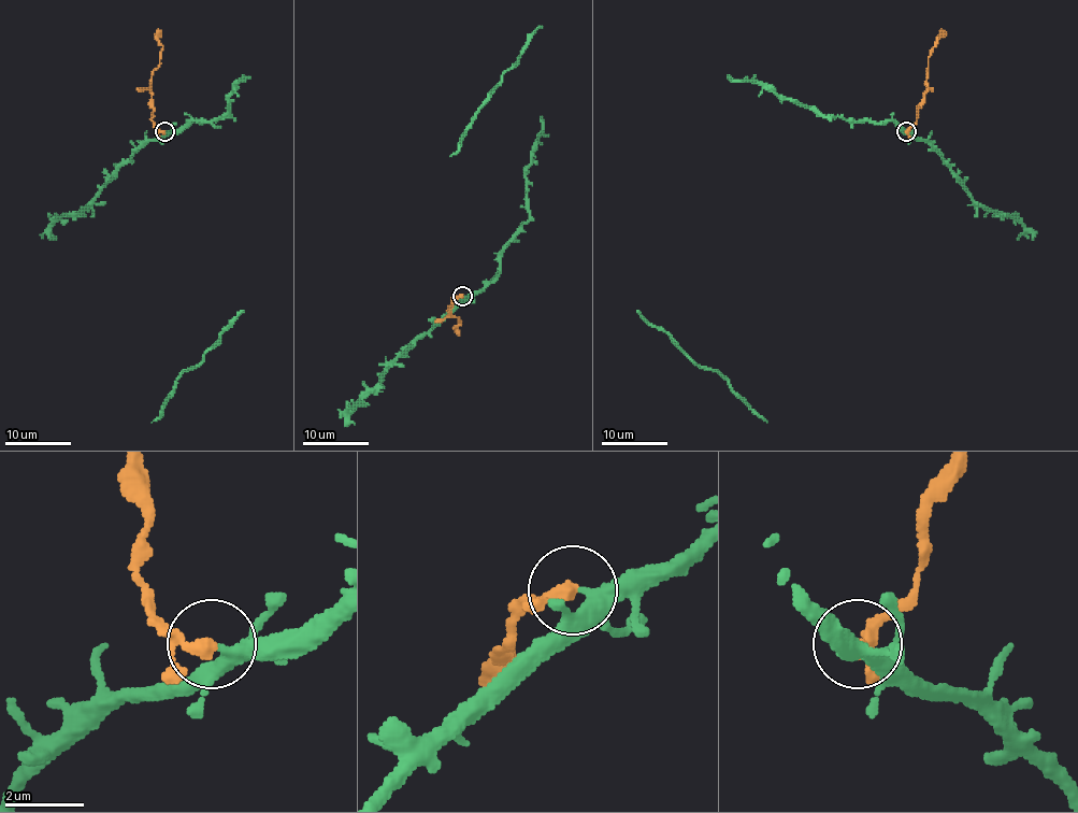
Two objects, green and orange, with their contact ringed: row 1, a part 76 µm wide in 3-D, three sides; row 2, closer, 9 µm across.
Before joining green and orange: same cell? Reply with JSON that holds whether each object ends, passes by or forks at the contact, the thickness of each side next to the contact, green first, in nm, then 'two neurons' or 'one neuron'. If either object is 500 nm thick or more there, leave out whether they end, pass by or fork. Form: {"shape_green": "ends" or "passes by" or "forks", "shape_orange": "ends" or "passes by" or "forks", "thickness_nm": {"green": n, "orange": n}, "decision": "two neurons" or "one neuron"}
{"shape_green": "forks", "shape_orange": "passes by", "thickness_nm": {"green": 260, "orange": 240}, "decision": "two neurons"}

